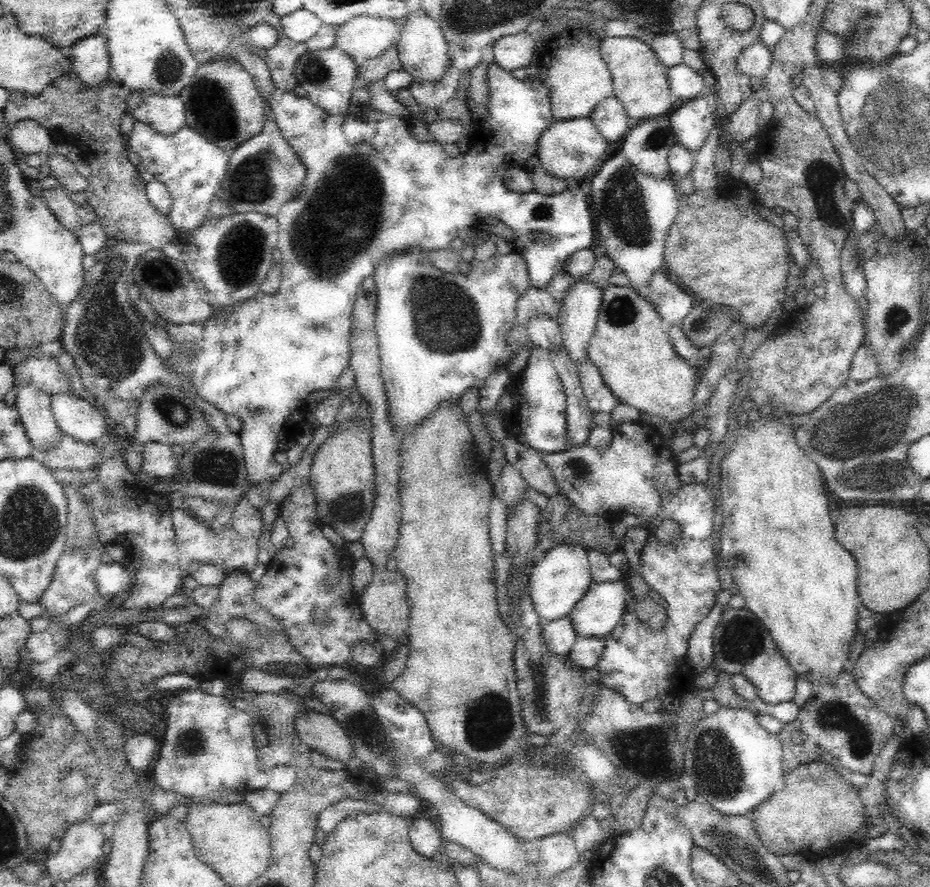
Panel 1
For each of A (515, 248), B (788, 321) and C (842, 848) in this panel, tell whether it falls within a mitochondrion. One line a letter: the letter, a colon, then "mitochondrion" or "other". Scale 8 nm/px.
A: other
B: other
C: other

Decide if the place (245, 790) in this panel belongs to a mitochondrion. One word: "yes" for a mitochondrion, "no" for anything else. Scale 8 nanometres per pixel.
no

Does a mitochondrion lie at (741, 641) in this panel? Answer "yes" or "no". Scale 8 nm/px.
yes

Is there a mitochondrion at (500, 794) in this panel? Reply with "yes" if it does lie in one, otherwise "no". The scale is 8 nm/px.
no

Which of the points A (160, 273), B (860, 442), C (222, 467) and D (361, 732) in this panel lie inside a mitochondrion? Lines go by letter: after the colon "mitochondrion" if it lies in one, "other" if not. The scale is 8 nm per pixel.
A: mitochondrion
B: mitochondrion
C: mitochondrion
D: mitochondrion

